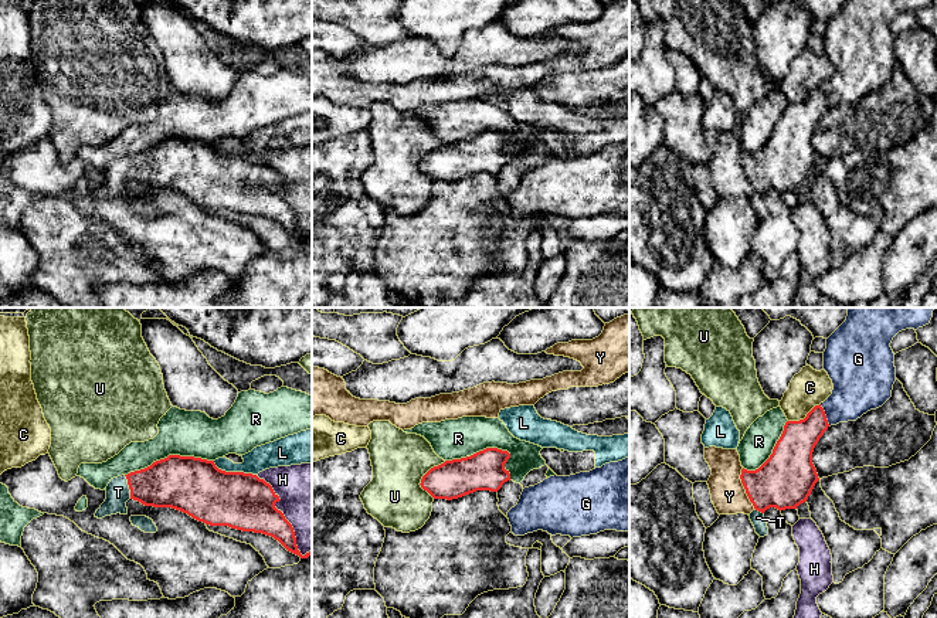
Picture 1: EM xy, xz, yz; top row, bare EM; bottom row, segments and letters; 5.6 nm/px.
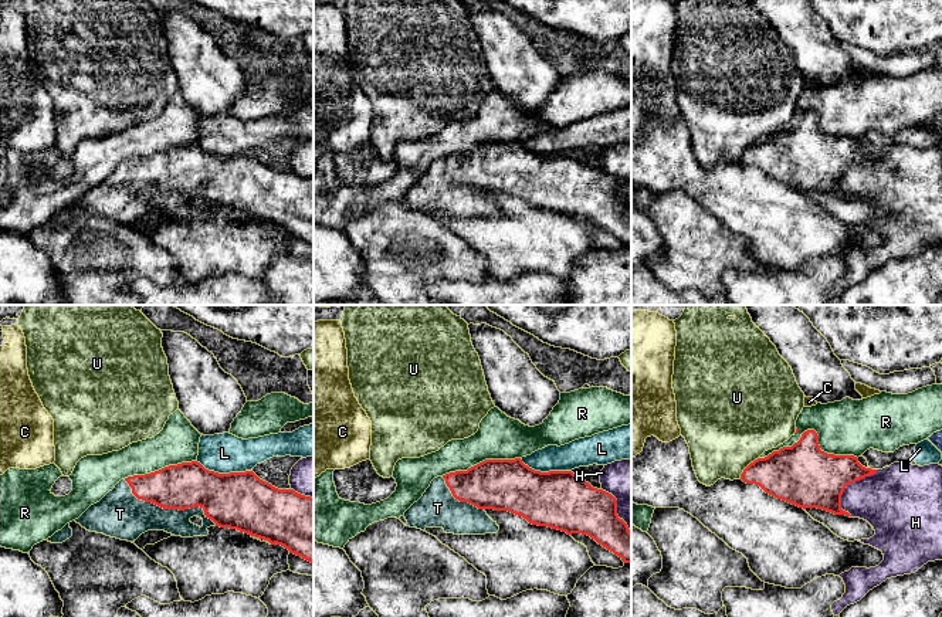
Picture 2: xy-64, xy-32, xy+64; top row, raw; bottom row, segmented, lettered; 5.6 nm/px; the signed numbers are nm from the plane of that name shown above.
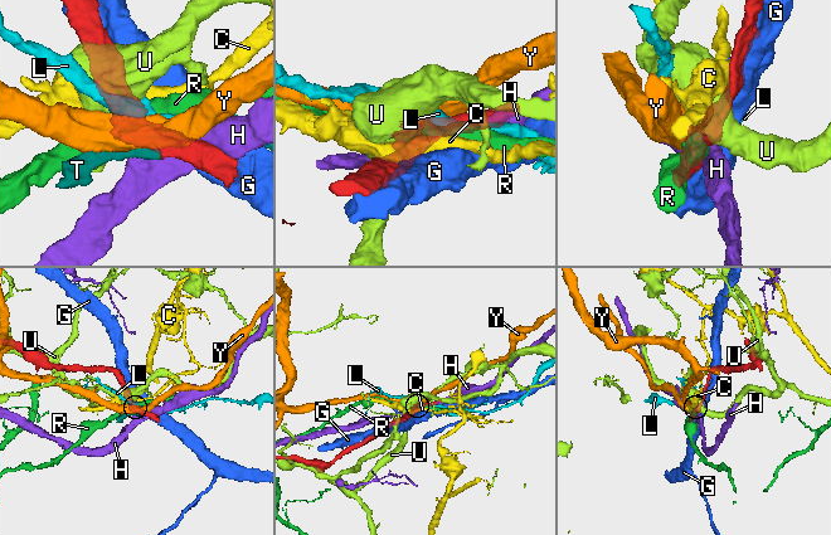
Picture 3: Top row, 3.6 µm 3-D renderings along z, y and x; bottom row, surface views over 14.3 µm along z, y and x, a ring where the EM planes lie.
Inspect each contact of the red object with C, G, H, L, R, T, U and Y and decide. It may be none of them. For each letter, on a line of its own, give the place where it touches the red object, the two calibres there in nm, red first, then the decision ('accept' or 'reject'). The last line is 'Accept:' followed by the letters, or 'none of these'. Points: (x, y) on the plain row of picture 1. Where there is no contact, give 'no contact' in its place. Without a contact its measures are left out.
C: yz (805, 99) | 240/200 nm | reject
G: yz (825, 98) | 200/280 nm | reject
H: xy (284, 200) | 320/360 nm | reject
L: xy (234, 155) | 320/140 nm | reject
R: xz (491, 131) | 220/220 nm | reject
T: xy (129, 169) | 280/140 nm | accept
U: xz (423, 159) | 220/320 nm | reject
Y: yz (744, 170) | 320/200 nm | reject
Accept: T

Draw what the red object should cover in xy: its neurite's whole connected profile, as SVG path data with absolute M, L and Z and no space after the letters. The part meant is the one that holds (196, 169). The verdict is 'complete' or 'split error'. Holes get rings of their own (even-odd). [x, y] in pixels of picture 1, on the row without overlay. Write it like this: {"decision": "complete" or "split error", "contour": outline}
{"decision": "split error", "contour": "M169 137L145 152L111 162L105 173L106 181L95 196L98 201L116 196L128 197L126 184L133 181L145 189L180 193L210 208L228 208L271 218L301 241L312 237L309 234L302 238L298 232L293 210L275 190L281 181L269 166L252 156L221 153L214 143Z"}

